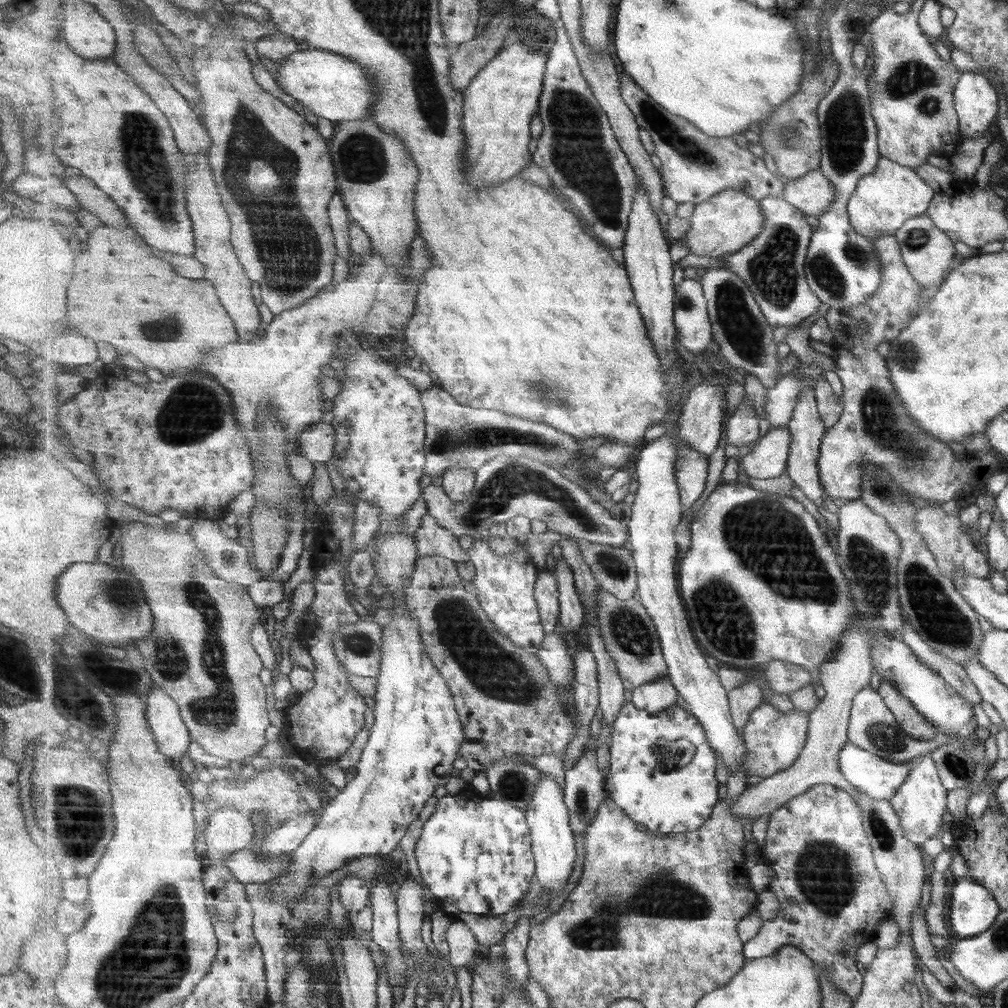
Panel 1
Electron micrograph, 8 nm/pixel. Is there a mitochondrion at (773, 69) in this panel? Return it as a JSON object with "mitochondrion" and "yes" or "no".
{"mitochondrion":"no"}

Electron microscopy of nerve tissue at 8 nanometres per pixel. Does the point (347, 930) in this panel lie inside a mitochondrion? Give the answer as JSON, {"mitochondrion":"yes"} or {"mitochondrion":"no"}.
{"mitochondrion":"no"}

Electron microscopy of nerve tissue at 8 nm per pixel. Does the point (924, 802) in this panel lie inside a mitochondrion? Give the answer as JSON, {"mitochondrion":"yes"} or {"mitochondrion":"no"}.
{"mitochondrion":"no"}

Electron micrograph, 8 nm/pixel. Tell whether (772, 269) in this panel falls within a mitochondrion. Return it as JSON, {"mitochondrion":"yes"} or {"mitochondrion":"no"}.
{"mitochondrion":"yes"}

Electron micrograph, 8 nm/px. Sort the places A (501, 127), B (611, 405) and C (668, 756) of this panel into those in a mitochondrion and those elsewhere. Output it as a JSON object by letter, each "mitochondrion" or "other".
{"A":"other","B":"other","C":"mitochondrion"}

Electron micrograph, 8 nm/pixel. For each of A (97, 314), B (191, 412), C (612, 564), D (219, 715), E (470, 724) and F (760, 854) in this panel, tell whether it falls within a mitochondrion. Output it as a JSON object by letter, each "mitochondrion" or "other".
{"A":"other","B":"mitochondrion","C":"mitochondrion","D":"mitochondrion","E":"other","F":"other"}

